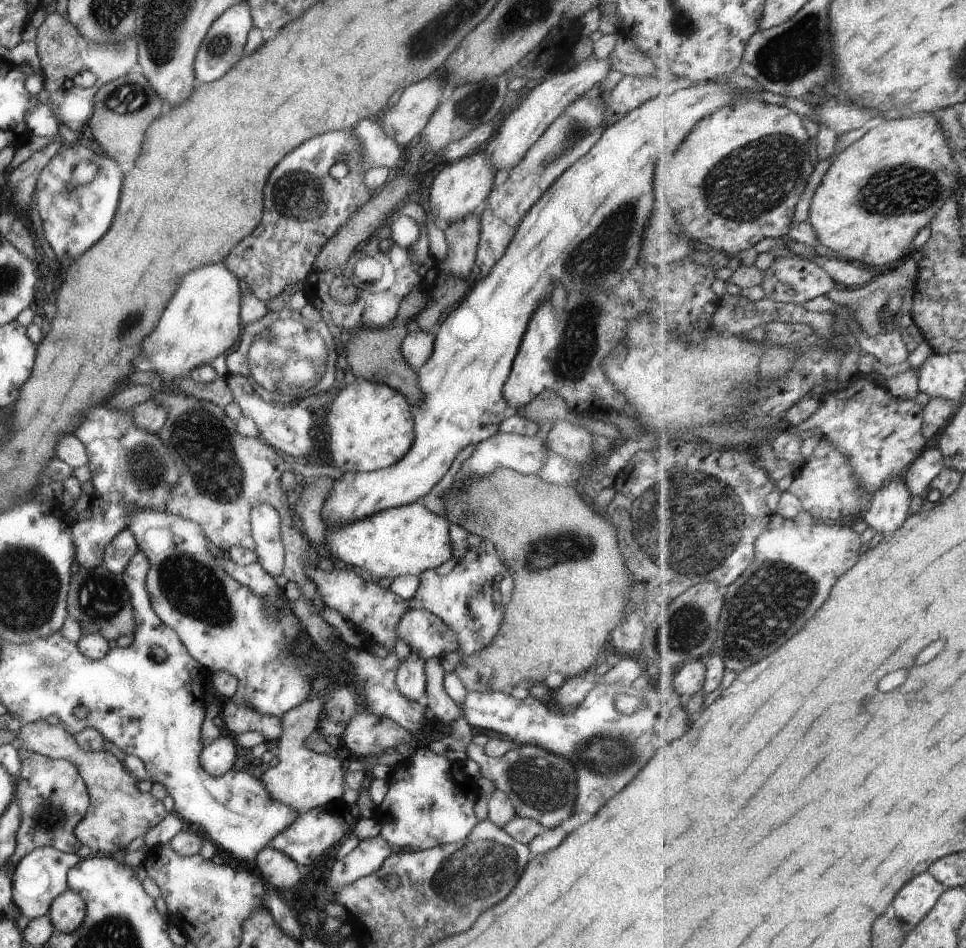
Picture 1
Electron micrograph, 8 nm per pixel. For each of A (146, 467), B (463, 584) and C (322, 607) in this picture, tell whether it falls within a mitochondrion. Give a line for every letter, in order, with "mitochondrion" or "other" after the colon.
A: mitochondrion
B: other
C: other

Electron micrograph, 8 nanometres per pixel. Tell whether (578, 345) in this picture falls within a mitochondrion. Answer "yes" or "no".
yes

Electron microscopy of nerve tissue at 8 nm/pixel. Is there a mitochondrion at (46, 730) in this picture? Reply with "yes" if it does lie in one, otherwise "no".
no

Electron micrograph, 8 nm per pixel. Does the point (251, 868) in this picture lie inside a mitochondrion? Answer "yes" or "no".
no

